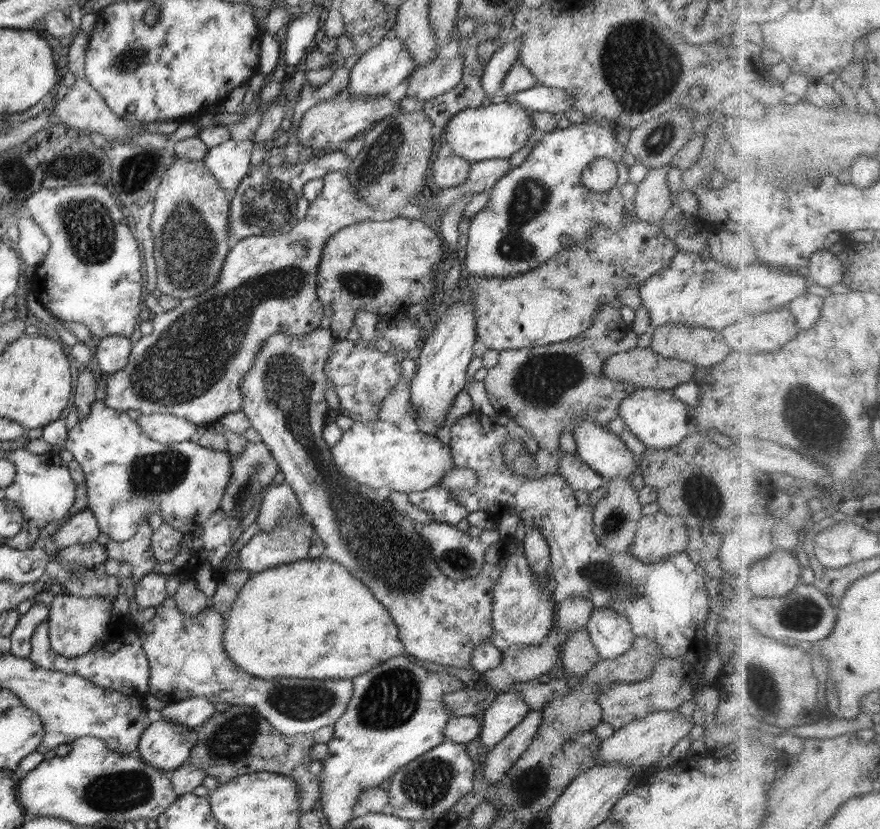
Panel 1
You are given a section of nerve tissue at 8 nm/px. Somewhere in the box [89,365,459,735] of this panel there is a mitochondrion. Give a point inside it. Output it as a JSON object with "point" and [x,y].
{"point":[150,474]}

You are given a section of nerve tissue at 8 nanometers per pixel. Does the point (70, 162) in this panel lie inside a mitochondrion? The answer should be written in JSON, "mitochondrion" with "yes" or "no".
{"mitochondrion":"no"}

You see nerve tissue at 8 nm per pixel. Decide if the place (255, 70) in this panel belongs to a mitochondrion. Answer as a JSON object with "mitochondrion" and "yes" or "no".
{"mitochondrion":"no"}

